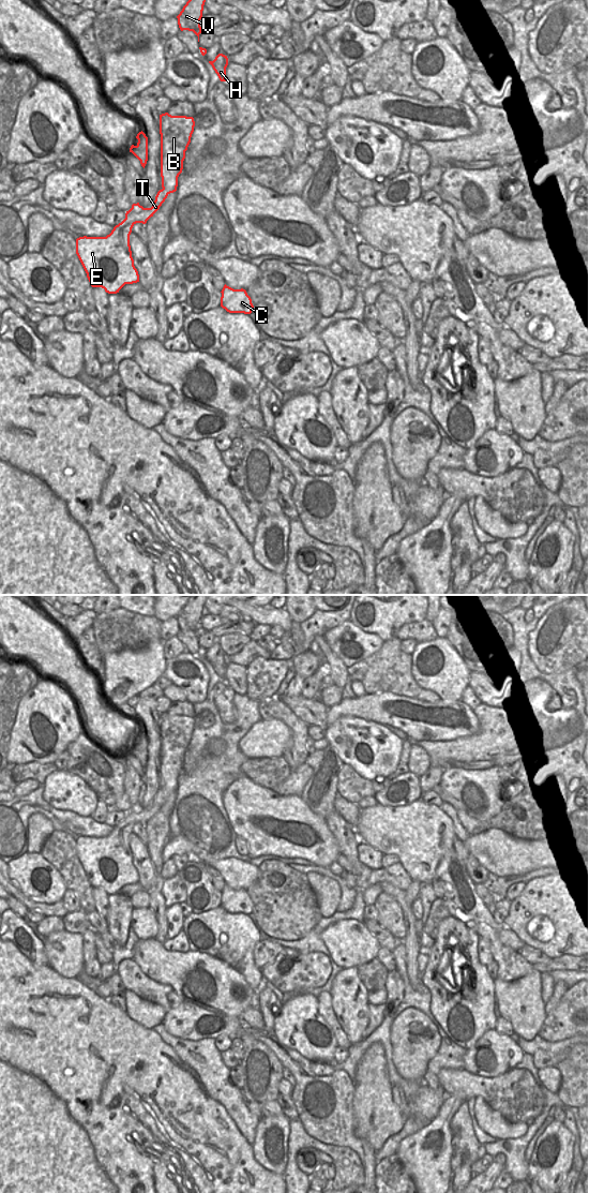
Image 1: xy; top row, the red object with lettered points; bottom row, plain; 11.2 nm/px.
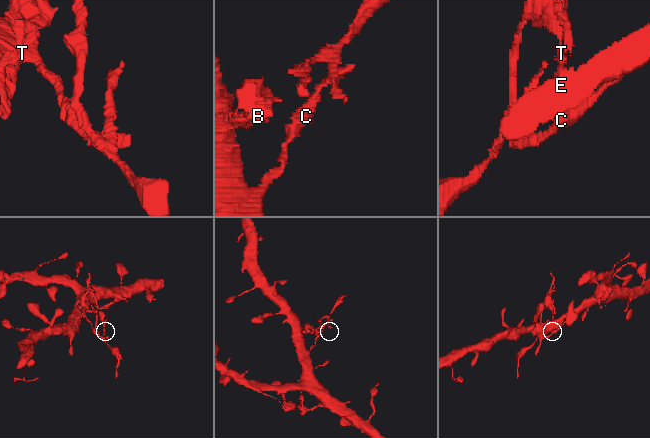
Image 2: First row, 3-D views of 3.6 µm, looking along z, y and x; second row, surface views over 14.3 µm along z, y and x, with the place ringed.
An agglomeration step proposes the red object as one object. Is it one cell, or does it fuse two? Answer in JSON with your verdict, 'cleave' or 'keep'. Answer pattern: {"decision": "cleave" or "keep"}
{"decision": "cleave"}

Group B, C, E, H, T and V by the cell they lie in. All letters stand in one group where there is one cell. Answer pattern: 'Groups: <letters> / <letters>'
Groups: B H V / C E T

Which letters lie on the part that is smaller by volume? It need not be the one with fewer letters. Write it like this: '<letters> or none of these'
B, H, V

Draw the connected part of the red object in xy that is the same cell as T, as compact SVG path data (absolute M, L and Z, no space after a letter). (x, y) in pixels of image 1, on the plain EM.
M166 789L157 792L151 808L133 804L125 819L106 837L79 837L76 854L92 888L117 894L125 884L139 882L130 846L130 835L136 823L146 824L168 796Z

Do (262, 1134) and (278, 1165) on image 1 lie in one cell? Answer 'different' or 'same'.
same

